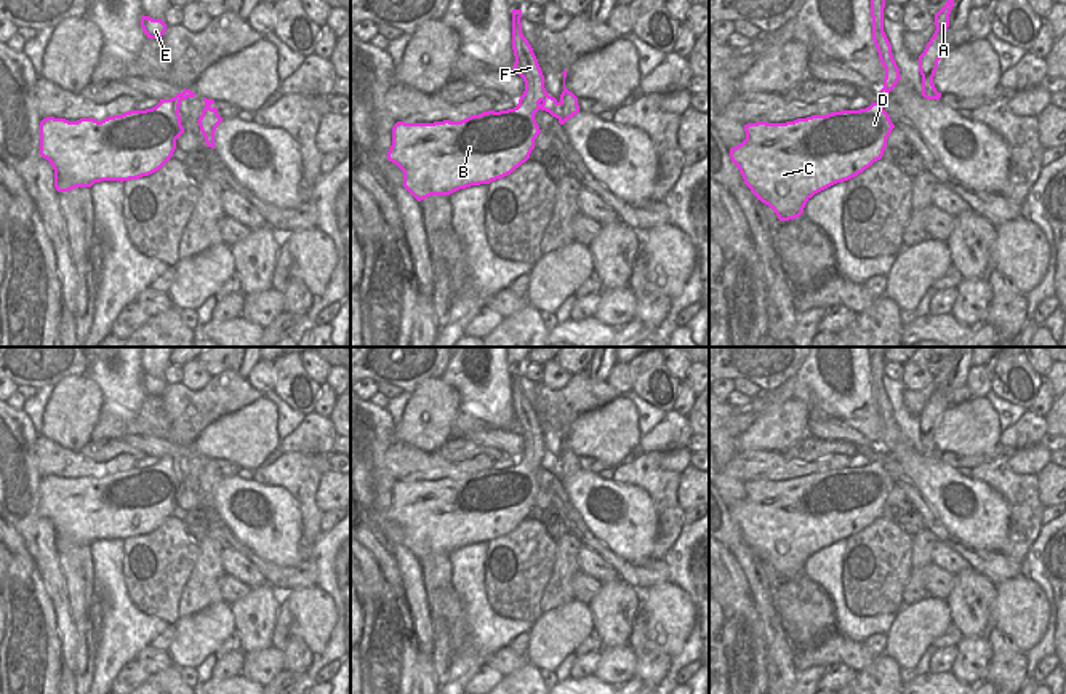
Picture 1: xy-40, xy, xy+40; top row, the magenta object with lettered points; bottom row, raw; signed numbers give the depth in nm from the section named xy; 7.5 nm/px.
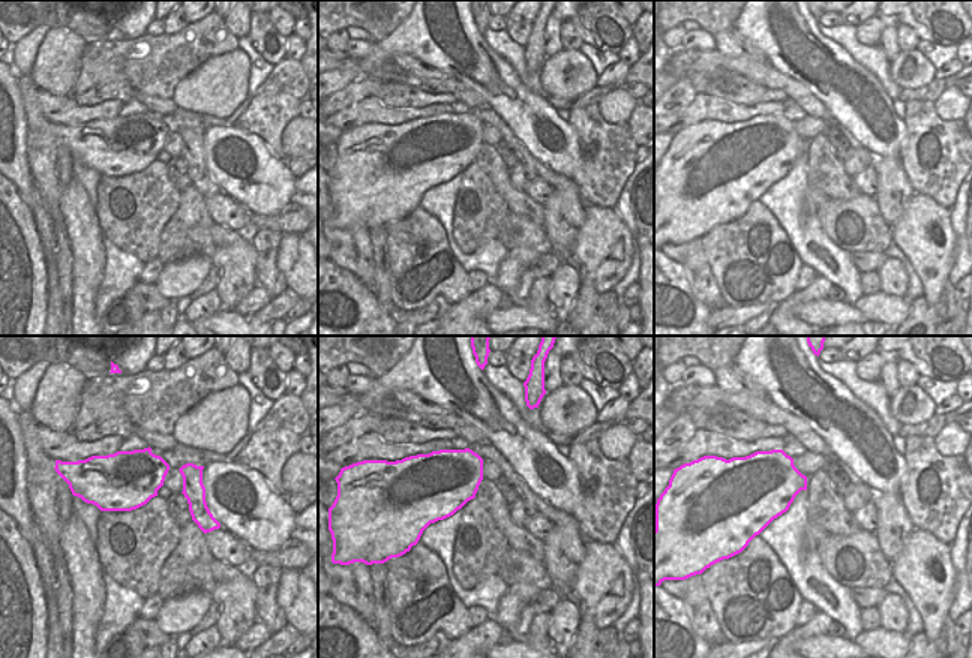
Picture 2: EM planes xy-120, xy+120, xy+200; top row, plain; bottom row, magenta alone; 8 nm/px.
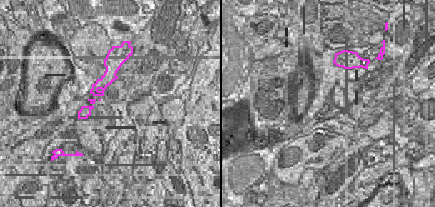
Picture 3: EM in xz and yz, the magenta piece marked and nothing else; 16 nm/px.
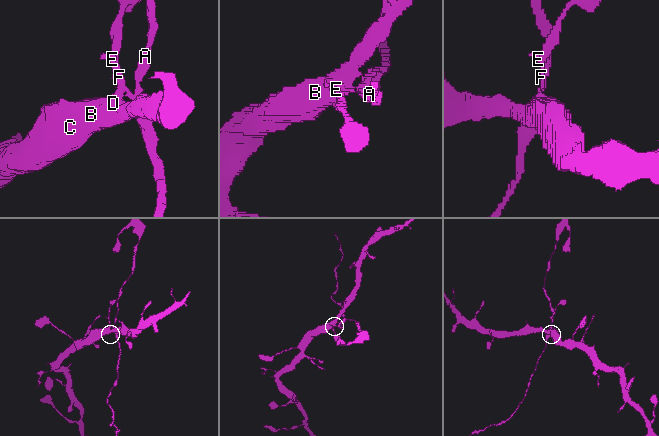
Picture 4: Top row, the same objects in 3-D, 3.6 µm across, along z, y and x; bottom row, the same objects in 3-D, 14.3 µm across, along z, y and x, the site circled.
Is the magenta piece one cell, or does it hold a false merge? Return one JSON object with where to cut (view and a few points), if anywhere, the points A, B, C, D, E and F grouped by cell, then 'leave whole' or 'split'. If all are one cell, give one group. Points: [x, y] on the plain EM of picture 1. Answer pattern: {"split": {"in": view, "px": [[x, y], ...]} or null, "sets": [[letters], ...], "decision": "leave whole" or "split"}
{"split": {"in": "xy", "px": [[561, 461], [559, 477]]}, "sets": [["A"], ["B", "C", "D", "E", "F"]], "decision": "split"}

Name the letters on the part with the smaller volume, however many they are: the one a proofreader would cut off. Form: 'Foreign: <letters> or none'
Foreign: A.

